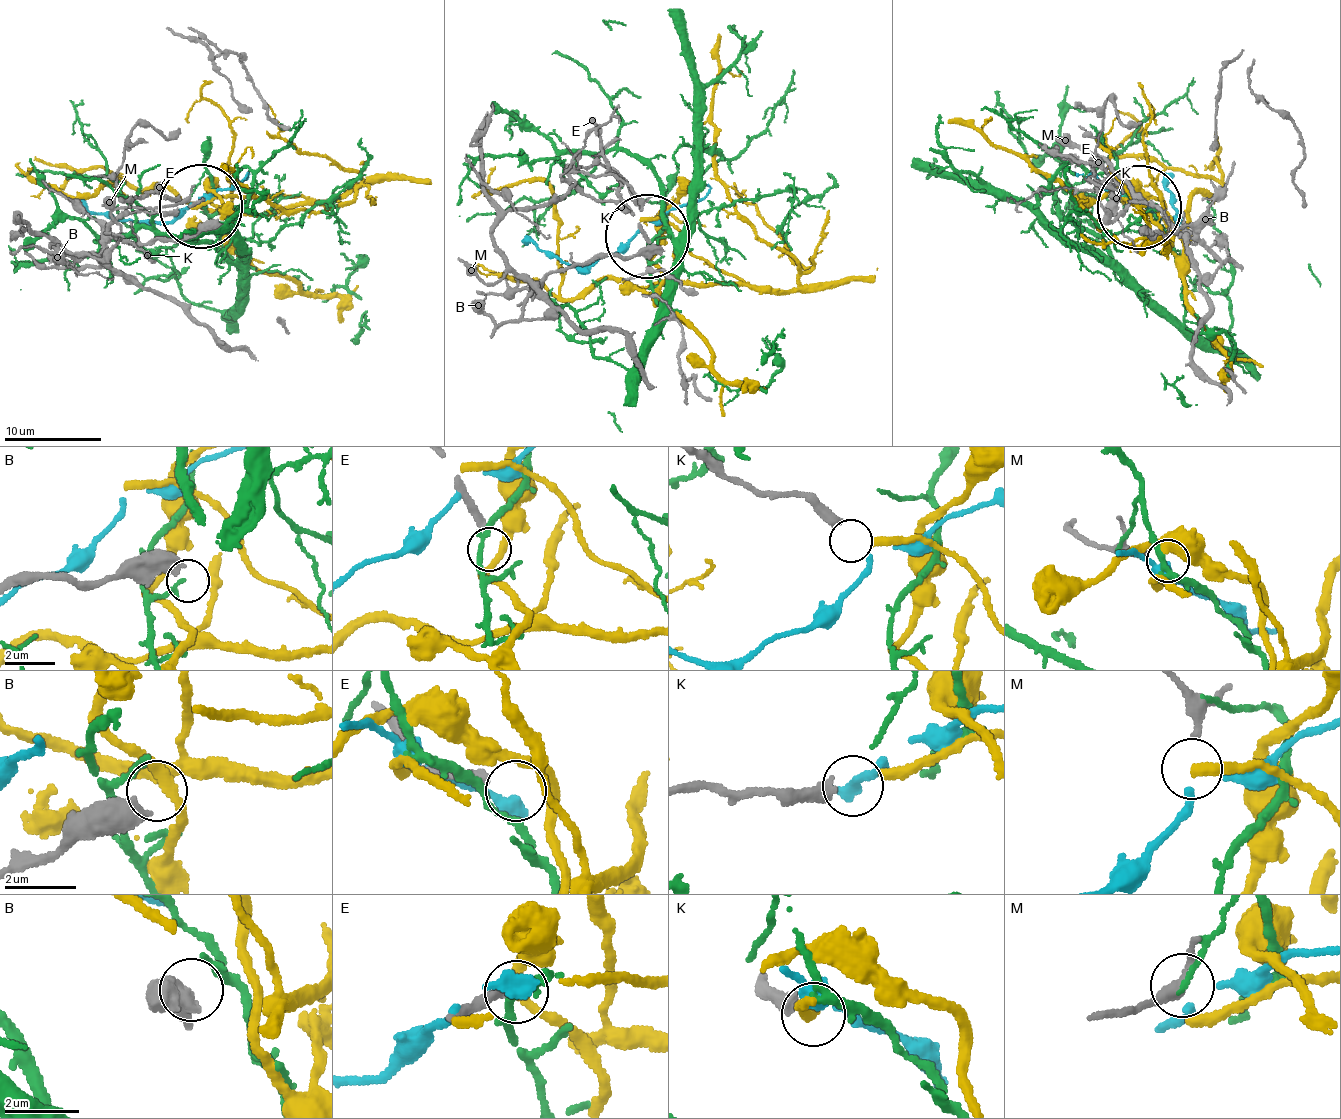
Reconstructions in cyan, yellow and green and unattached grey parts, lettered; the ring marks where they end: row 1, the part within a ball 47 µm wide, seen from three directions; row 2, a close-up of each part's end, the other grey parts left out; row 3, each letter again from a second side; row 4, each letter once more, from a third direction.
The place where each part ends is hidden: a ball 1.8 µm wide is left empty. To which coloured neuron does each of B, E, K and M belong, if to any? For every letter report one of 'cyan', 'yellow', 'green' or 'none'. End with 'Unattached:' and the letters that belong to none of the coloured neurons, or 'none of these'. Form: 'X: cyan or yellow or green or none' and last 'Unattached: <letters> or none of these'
B: none
E: none
K: yellow
M: cyan
Unattached: B, E

